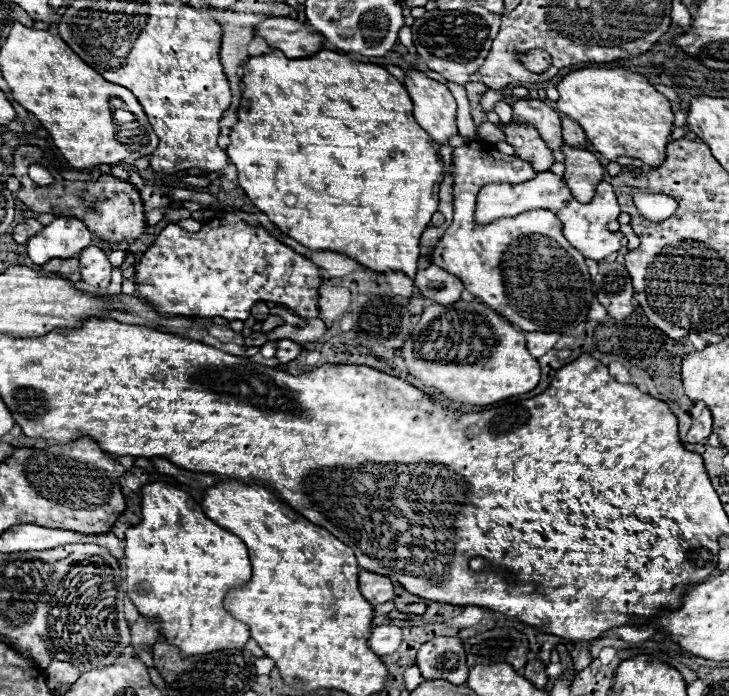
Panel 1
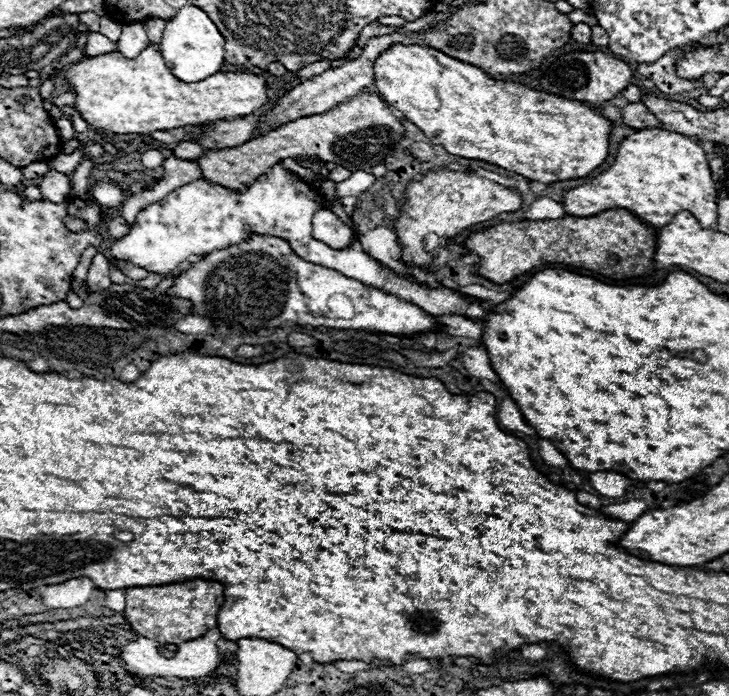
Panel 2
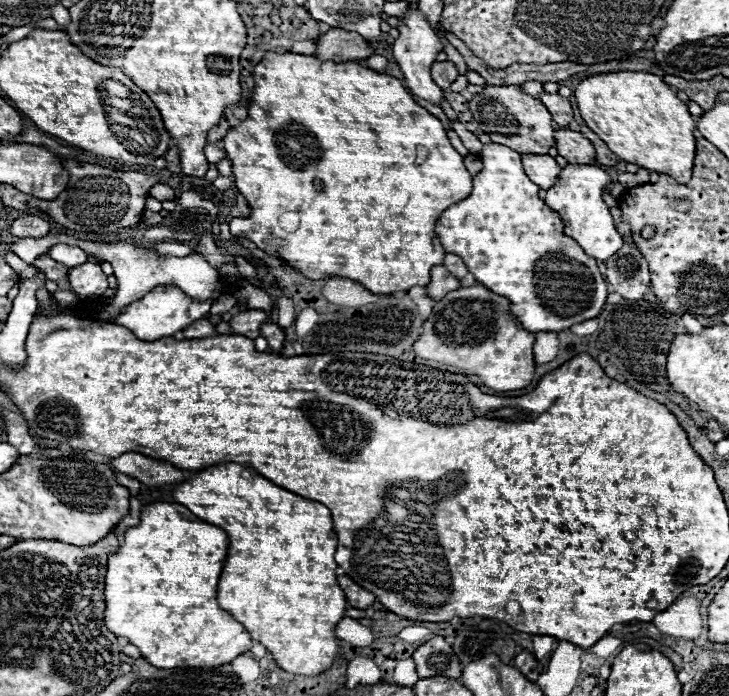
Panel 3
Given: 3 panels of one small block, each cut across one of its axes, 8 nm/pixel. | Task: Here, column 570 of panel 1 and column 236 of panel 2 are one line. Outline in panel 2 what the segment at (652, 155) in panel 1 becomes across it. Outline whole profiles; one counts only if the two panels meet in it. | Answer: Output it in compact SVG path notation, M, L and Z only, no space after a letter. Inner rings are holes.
M144 48L144 52L132 60L120 52L84 58L72 64L64 78L72 90L76 90L74 106L82 118L108 134L152 134L156 130L198 128L208 122L244 118L268 104L268 84L264 76L218 72L208 76L208 80L186 84L172 76L162 54L154 48Z

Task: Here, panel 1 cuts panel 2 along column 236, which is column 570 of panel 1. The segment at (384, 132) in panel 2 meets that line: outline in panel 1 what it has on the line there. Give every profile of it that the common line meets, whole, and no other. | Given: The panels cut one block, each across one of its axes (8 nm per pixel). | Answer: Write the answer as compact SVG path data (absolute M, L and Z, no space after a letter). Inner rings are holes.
M562 146L562 152L566 156L564 164L566 164L566 174L564 180L568 182L572 196L578 202L590 202L598 182L602 180L604 168L600 166L598 158L588 152L588 150L578 150L578 148L570 148L570 146Z

